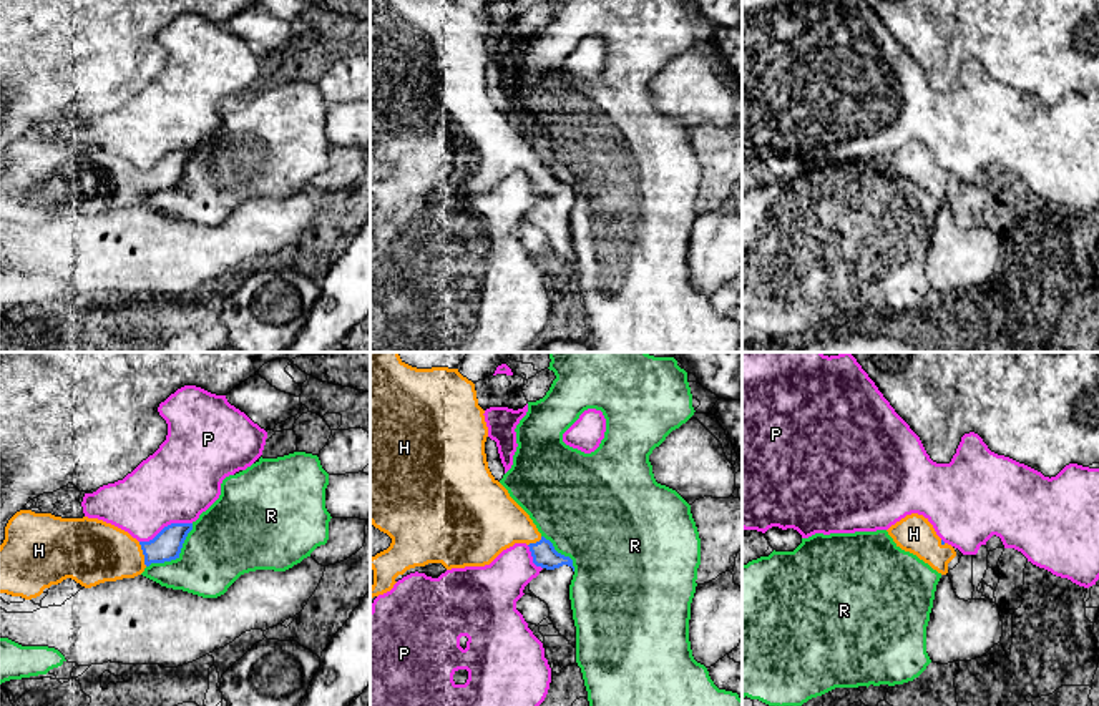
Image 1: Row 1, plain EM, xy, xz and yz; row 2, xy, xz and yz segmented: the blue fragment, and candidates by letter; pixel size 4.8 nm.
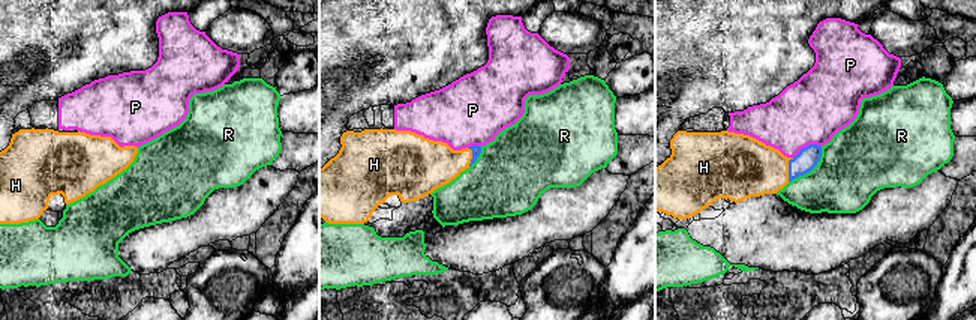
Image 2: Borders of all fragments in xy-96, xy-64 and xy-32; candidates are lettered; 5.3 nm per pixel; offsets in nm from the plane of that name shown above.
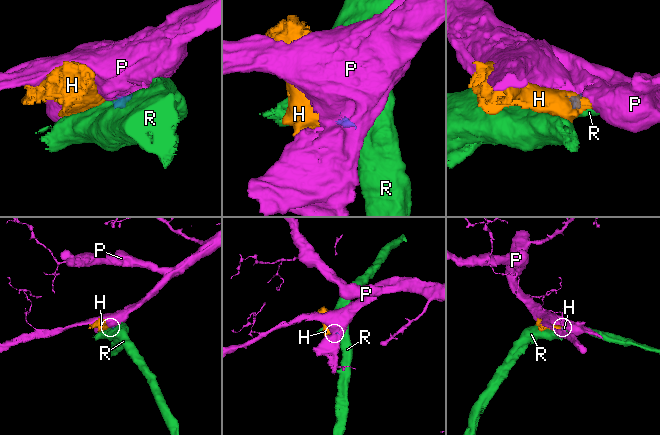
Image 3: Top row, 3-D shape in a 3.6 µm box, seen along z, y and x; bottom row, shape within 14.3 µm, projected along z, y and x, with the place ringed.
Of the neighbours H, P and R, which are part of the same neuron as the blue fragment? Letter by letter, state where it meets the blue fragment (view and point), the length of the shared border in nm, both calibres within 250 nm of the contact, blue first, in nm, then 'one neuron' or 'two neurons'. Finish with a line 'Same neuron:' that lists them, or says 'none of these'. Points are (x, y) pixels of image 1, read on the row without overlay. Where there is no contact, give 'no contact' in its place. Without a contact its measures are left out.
H: xy (143, 181) | 130 nm | 150/320 nm | one neuron
P: xy (165, 155) | 280 nm | 150/380 nm | two neurons
R: xy (178, 183) | 320 nm | 150/360 nm | two neurons
Same neuron: H

